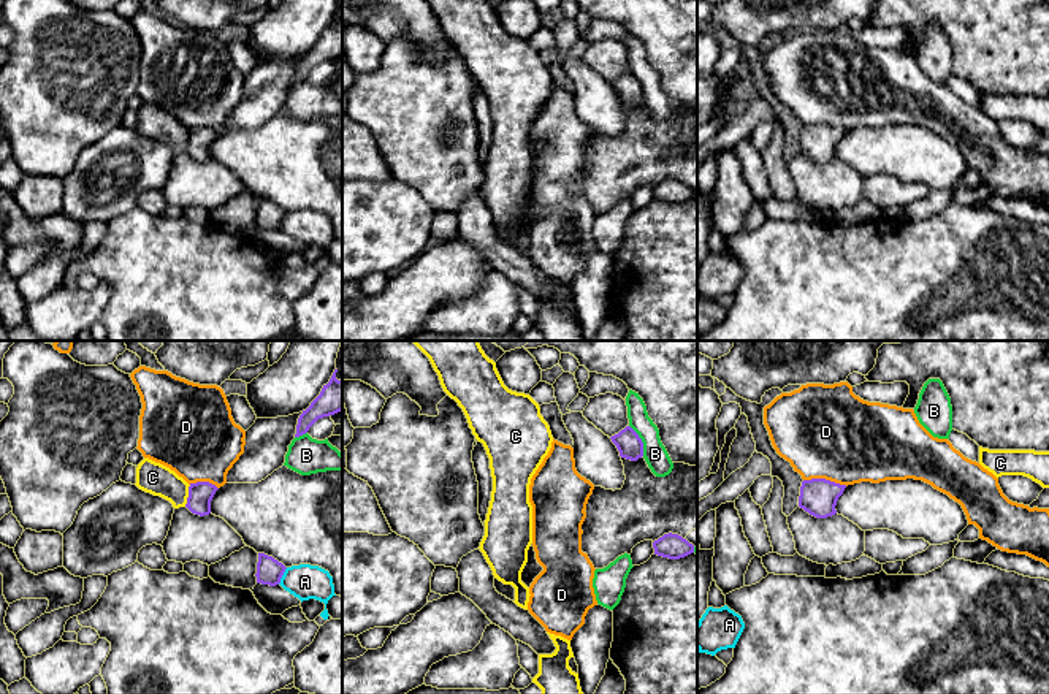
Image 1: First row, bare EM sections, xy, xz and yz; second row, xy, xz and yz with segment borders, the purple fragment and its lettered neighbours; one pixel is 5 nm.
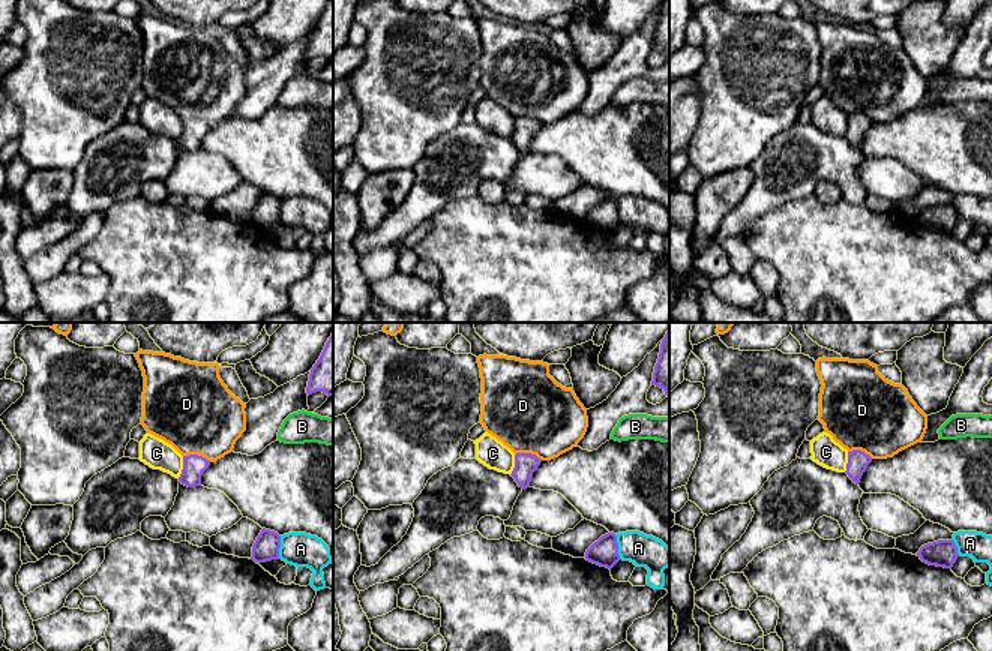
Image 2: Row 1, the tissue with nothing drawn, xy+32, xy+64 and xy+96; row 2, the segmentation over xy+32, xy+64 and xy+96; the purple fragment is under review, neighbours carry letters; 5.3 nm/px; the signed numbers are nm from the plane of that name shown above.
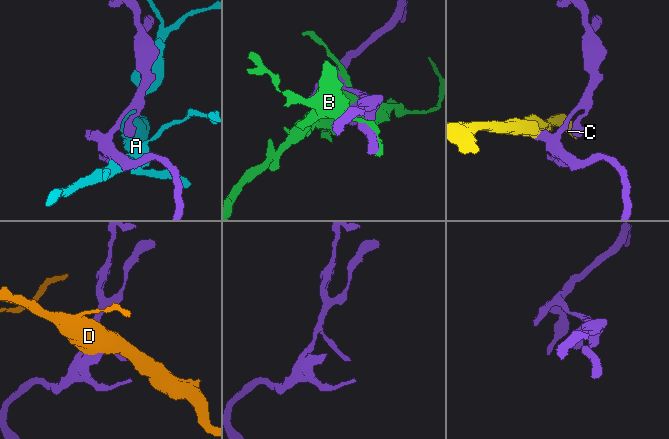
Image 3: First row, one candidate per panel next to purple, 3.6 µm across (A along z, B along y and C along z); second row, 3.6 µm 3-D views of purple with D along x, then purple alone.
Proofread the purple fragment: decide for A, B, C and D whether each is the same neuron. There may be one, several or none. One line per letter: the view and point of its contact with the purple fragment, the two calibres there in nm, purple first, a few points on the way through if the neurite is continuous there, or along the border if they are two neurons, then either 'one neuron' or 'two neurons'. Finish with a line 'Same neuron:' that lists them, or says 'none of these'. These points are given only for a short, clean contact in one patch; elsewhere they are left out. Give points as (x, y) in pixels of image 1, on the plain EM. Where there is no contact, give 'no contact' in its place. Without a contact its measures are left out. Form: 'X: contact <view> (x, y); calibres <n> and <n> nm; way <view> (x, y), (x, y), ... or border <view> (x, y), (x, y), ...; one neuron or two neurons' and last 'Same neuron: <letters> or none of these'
A: contact xy (282, 219); calibres 140 and 180 nm; two neurons
B: contact xz (640, 86); calibres 130 and 120 nm; two neurons
C: contact xy (189, 141); calibres 130 and 160 nm; border xy (190, 130), (184, 151); two neurons
D: contact yz (824, 124); calibres 190 and 480 nm; border yz (804, 124), (829, 124), (846, 130); two neurons
Same neuron: none of these

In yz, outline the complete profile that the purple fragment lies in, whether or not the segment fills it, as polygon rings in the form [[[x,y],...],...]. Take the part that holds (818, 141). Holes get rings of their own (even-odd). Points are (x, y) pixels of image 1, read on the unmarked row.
[[[826,124],[803,125],[800,132],[799,152],[816,163],[827,163],[837,158],[835,151],[846,130]]]

